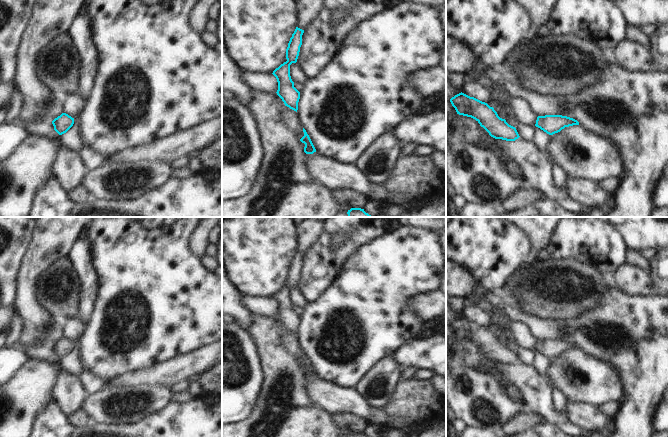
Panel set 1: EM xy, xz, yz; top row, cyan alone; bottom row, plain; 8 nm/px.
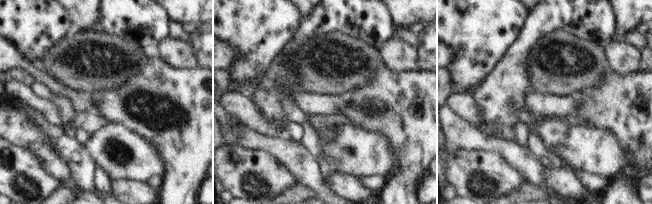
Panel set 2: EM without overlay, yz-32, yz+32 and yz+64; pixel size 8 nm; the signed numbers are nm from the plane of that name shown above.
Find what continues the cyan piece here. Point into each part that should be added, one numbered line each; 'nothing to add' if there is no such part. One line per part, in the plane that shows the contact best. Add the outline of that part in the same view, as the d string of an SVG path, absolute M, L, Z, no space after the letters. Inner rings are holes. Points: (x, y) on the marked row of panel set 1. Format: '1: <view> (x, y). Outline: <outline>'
nothing to add

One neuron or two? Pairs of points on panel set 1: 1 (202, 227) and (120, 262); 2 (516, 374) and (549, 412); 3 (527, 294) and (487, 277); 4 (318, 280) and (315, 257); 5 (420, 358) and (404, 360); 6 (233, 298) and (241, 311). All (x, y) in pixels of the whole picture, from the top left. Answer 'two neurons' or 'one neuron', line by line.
1: two neurons
2: one neuron
3: two neurons
4: one neuron
5: one neuron
6: one neuron

